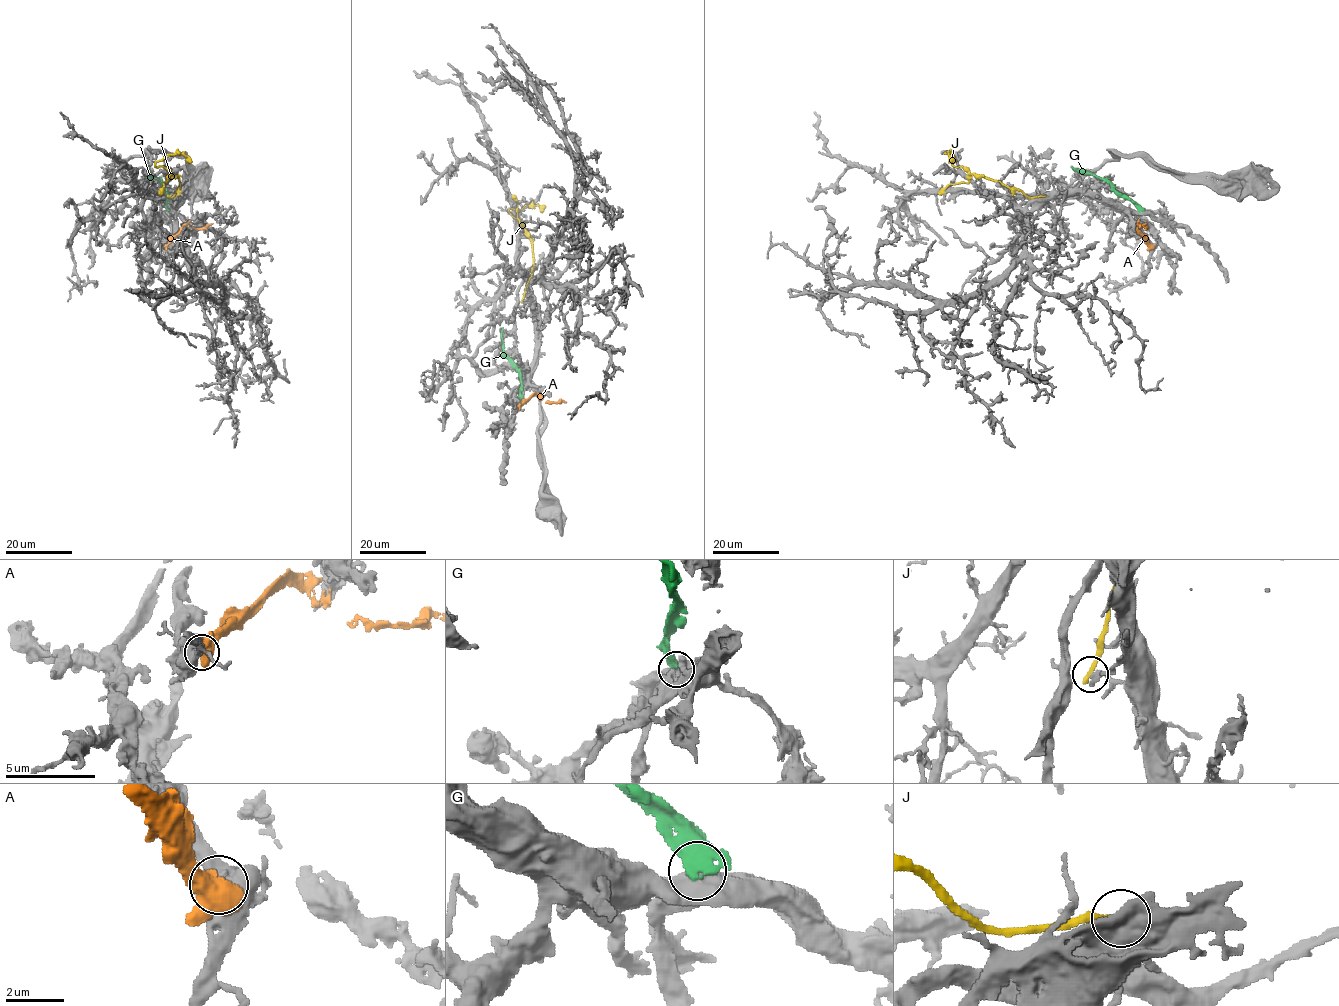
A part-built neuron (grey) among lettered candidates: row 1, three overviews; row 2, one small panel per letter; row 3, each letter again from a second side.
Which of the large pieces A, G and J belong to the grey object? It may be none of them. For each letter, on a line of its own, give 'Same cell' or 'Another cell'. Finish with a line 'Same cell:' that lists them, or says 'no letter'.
A: Another cell
G: Another cell
J: Another cell
Same cell: no letter

